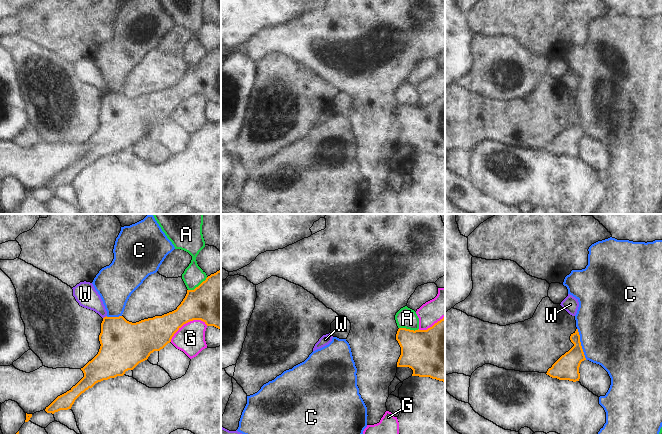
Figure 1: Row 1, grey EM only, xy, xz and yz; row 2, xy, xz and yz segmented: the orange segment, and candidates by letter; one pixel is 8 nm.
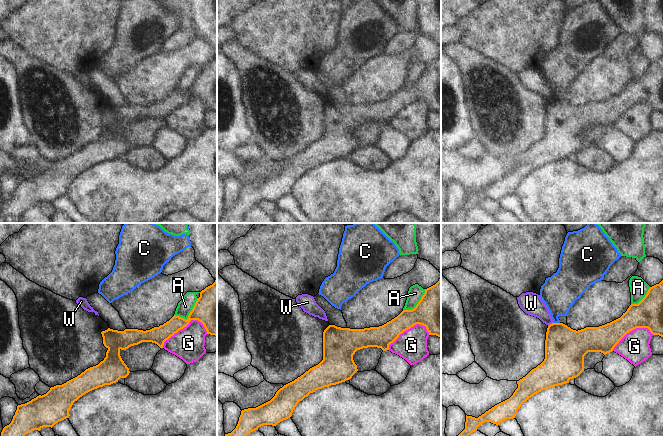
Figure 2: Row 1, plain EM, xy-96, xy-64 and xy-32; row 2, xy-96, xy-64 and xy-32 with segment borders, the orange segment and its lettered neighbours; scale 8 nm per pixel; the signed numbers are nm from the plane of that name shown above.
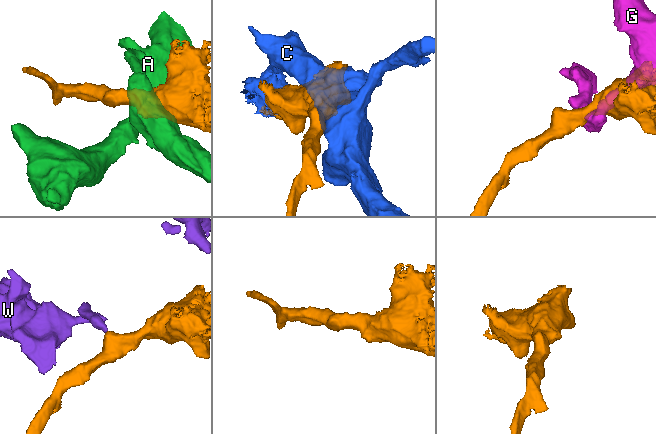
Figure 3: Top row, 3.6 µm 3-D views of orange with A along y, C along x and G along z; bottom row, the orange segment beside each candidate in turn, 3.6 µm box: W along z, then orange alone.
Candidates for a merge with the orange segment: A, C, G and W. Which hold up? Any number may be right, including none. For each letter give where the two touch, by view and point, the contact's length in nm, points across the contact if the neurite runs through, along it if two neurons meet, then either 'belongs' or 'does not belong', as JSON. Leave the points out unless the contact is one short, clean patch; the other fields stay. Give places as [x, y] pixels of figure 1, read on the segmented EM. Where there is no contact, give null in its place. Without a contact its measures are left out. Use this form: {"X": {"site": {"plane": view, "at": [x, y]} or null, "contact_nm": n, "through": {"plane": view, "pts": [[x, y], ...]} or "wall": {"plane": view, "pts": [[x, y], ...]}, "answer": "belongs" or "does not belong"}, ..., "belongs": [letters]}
{"A": {"site": {"plane": "xy", "at": [198, 286]}, "contact_nm": 190, "answer": "does not belong"}, "C": {"site": {"plane": "yz", "at": [580, 344]}, "contact_nm": 260, "answer": "does not belong"}, "G": {"site": {"plane": "xy", "at": [187, 322]}, "contact_nm": 340, "answer": "does not belong"}, "W": {"site": {"plane": "xy", "at": [104, 317]}, "contact_nm": 40, "wall": {"plane": "xy", "pts": [[106, 316], [103, 318]]}, "answer": "does not belong"}, "belongs": []}

